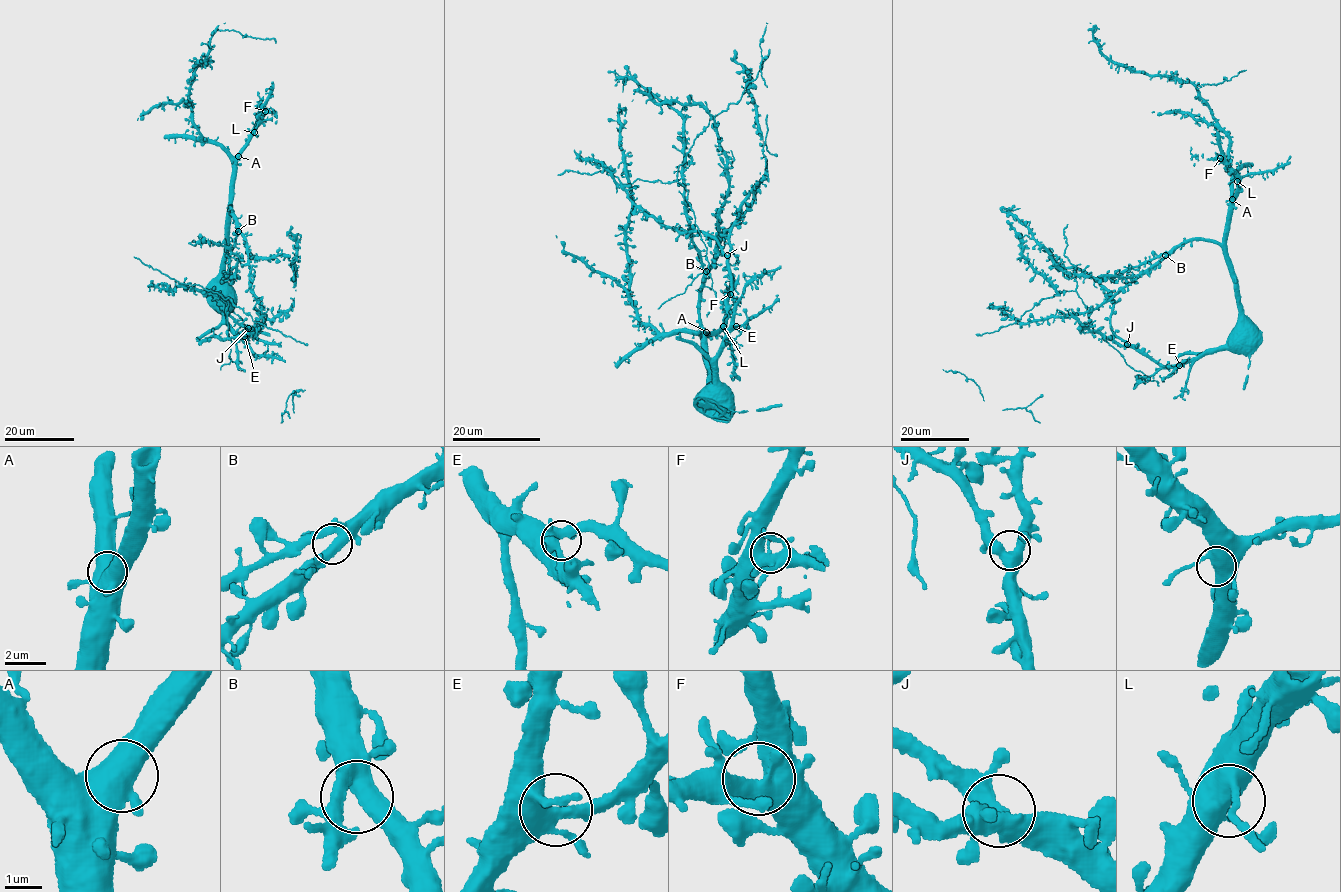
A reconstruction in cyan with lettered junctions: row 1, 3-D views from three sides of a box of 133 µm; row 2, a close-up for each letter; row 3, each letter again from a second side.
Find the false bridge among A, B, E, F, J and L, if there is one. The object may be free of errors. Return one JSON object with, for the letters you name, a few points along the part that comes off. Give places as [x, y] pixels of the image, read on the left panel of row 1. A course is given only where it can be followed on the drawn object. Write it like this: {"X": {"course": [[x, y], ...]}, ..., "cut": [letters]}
{"cut": []}

